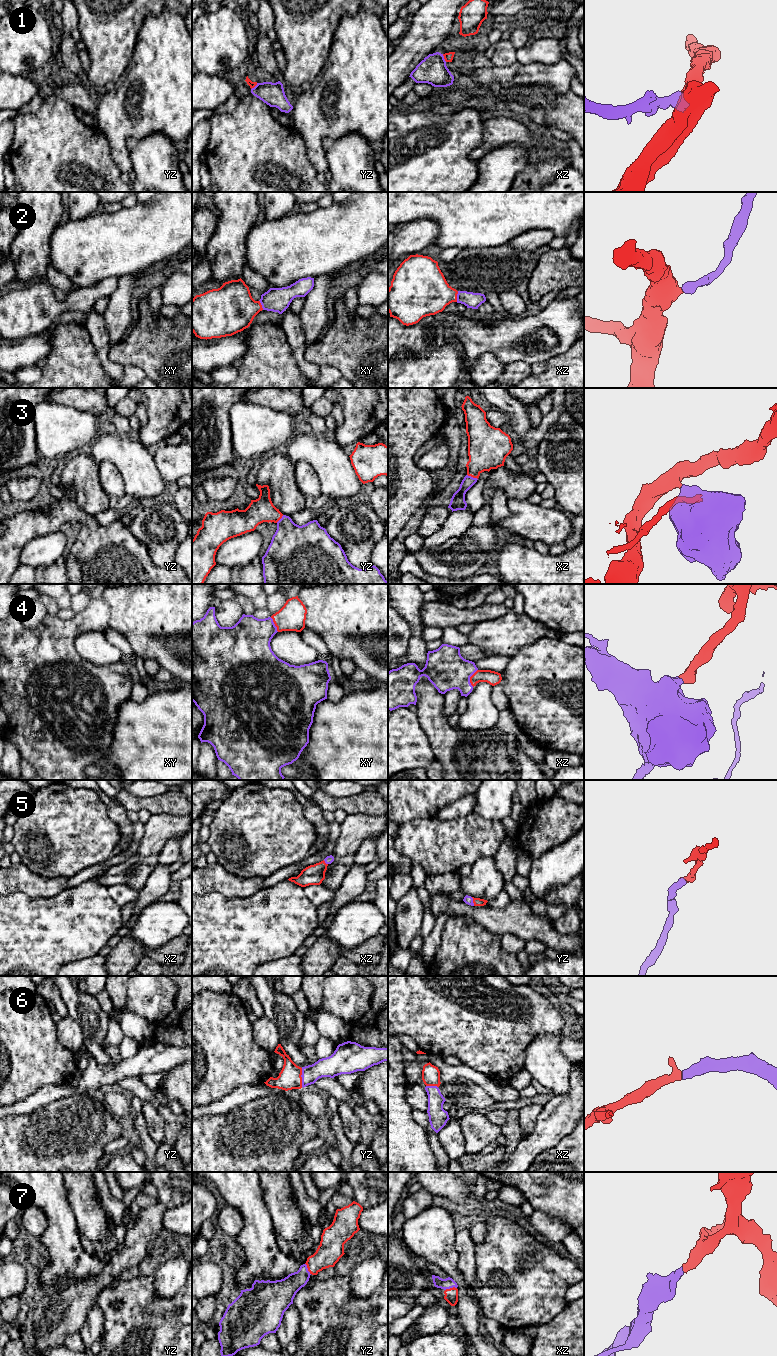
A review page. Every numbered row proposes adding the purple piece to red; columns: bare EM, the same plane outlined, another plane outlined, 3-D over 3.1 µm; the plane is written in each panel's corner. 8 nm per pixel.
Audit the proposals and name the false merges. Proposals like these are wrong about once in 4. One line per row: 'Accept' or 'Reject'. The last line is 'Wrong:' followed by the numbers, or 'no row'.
1: Reject
2: Accept
3: Accept
4: Accept
5: Accept
6: Accept
7: Accept
Wrong: 1

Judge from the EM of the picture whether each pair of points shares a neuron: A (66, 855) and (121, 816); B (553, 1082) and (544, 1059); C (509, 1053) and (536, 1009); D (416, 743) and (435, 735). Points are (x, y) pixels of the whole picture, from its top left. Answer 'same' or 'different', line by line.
A: different
B: same
C: same
D: different

